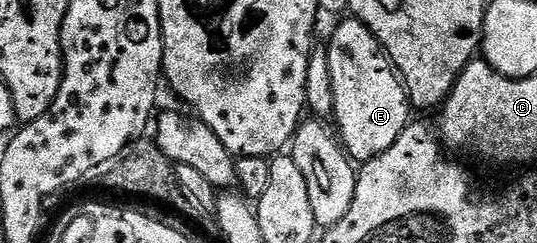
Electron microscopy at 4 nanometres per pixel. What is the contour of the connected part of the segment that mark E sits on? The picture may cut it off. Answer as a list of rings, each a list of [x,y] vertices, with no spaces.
[[[346,17],[333,31],[333,36],[327,40],[329,60],[331,61],[331,89],[333,90],[333,115],[337,119],[336,130],[339,132],[339,142],[345,149],[345,154],[358,164],[368,159],[379,157],[399,141],[399,133],[411,122],[409,96],[401,86],[401,77],[393,70],[389,55],[381,47],[381,42],[363,25],[352,17]]]

